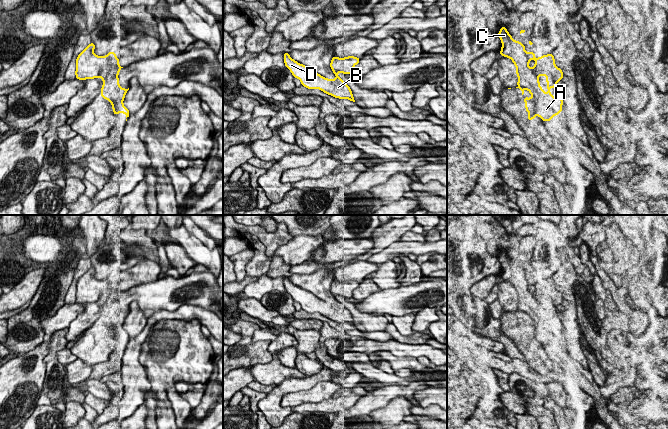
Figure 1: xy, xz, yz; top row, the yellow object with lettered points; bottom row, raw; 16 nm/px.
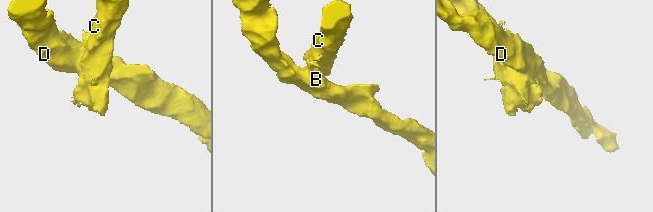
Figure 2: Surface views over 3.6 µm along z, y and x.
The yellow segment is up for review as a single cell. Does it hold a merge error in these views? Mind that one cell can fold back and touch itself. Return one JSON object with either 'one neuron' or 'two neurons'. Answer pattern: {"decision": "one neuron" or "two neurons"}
{"decision": "two neurons"}

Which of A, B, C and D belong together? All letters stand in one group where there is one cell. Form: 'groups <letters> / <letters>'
groups A C / B D

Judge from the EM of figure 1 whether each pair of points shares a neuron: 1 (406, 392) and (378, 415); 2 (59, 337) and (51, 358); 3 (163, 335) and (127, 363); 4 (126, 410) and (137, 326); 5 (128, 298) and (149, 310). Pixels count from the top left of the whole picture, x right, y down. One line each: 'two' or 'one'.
1: two
2: one
3: two
4: two
5: one

